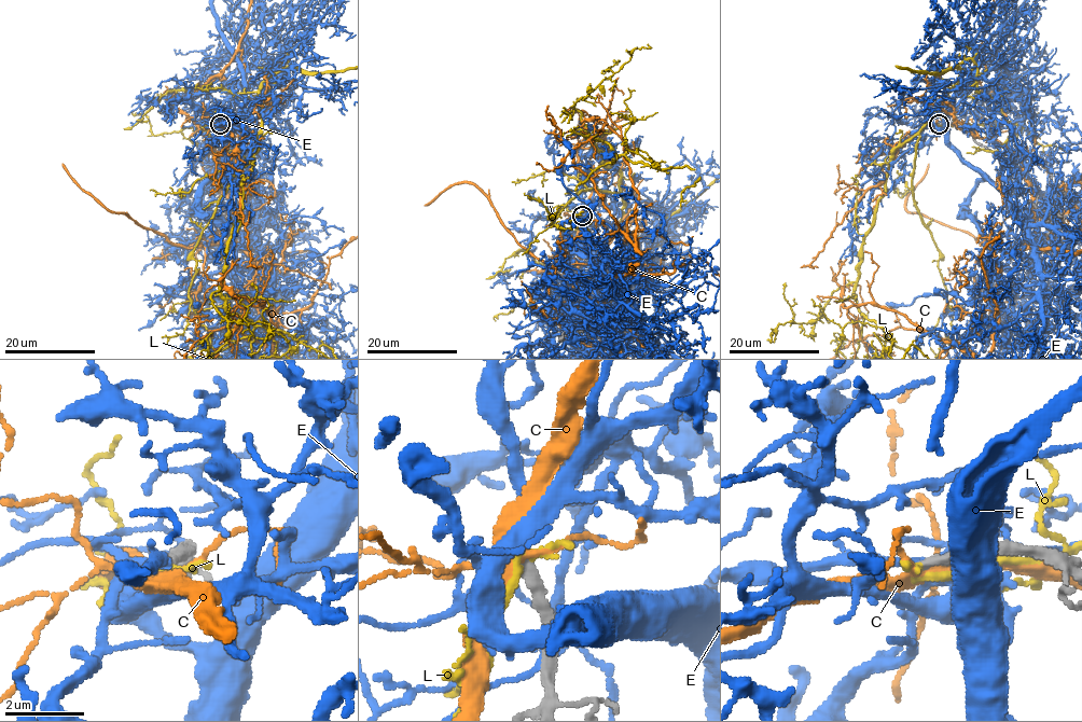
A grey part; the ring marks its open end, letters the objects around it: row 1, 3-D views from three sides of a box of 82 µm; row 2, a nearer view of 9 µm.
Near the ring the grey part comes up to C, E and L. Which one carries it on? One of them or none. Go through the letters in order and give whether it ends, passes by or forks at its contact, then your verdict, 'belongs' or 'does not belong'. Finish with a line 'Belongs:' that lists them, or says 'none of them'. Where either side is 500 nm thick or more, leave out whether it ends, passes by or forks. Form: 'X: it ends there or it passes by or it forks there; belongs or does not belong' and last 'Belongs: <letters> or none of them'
C: it forks there; does not belong
E: it forks there; does not belong
L: it passes by; does not belong
Belongs: none of them

